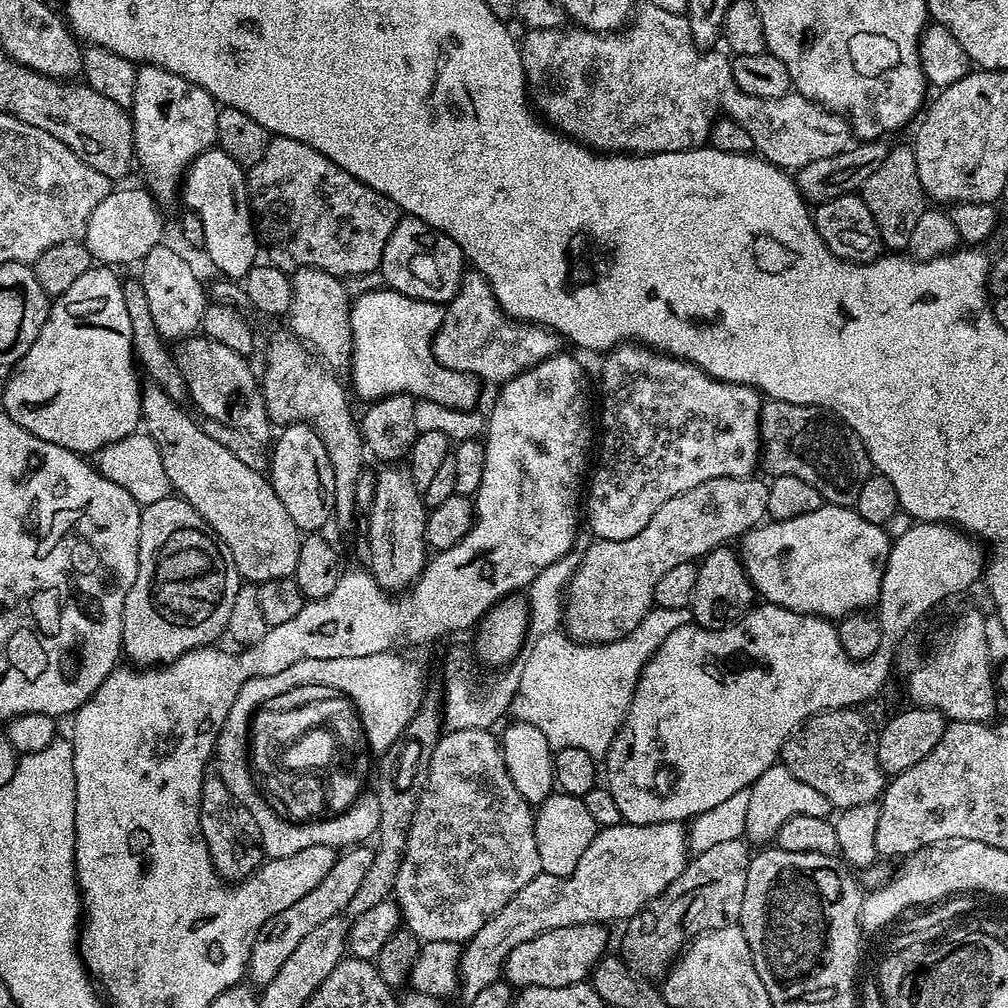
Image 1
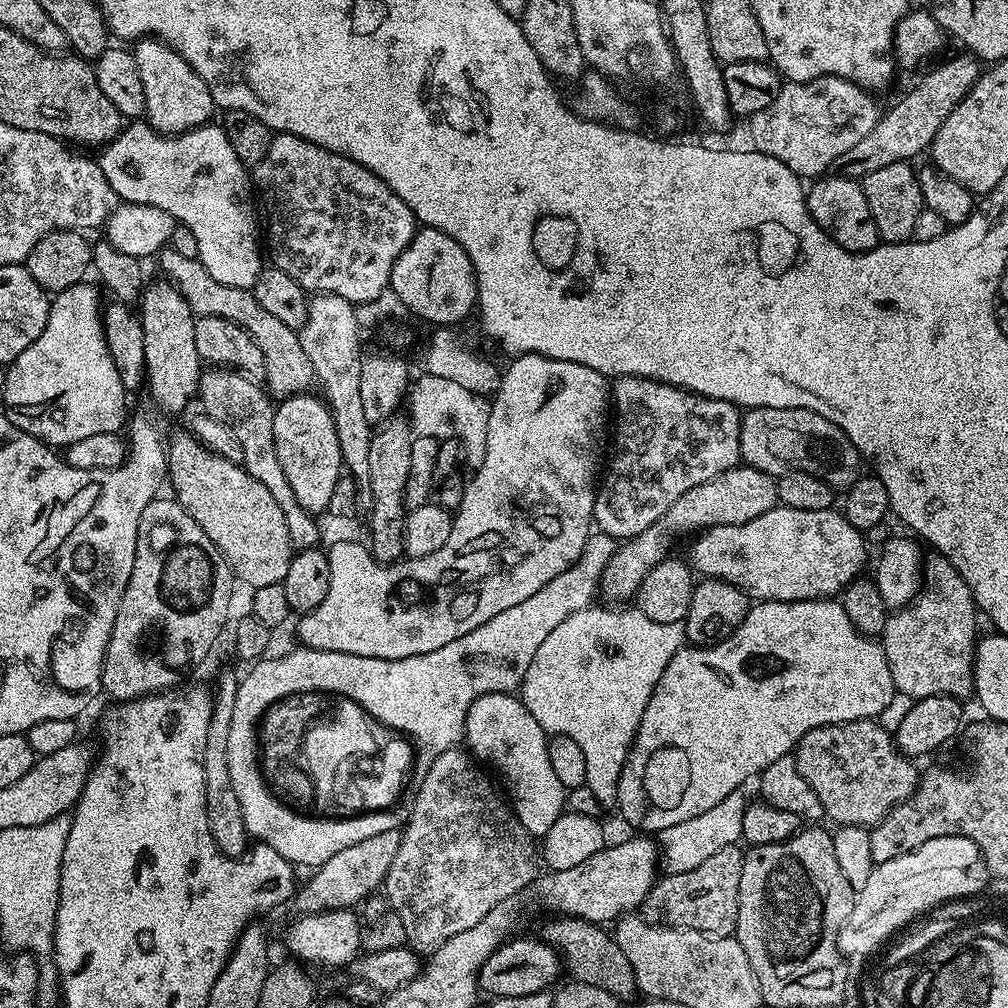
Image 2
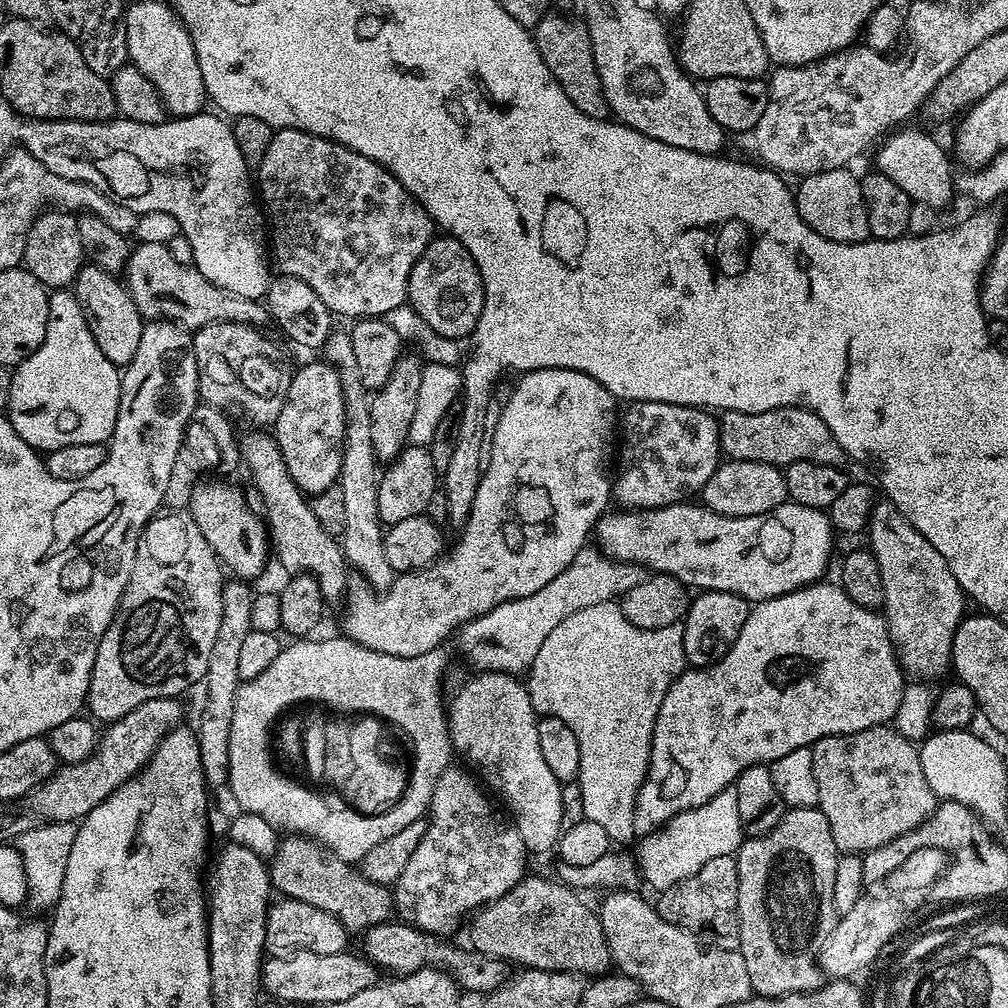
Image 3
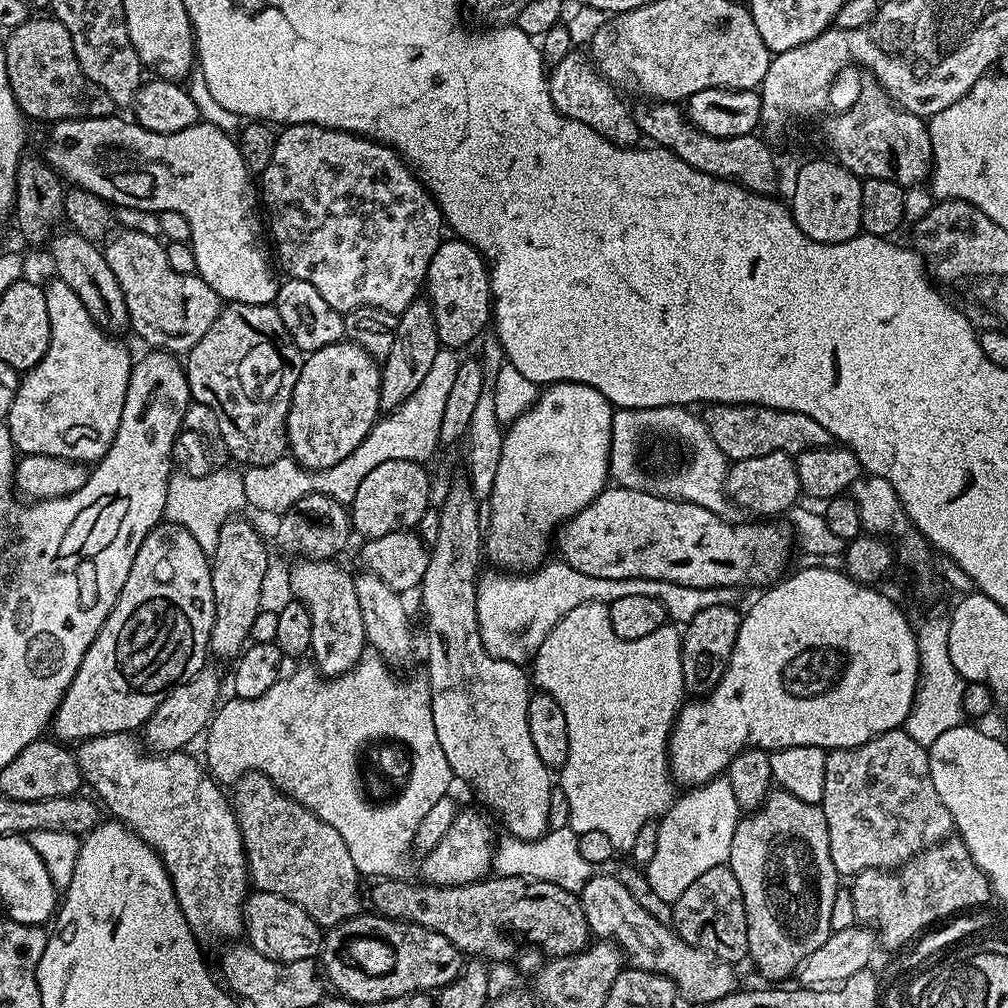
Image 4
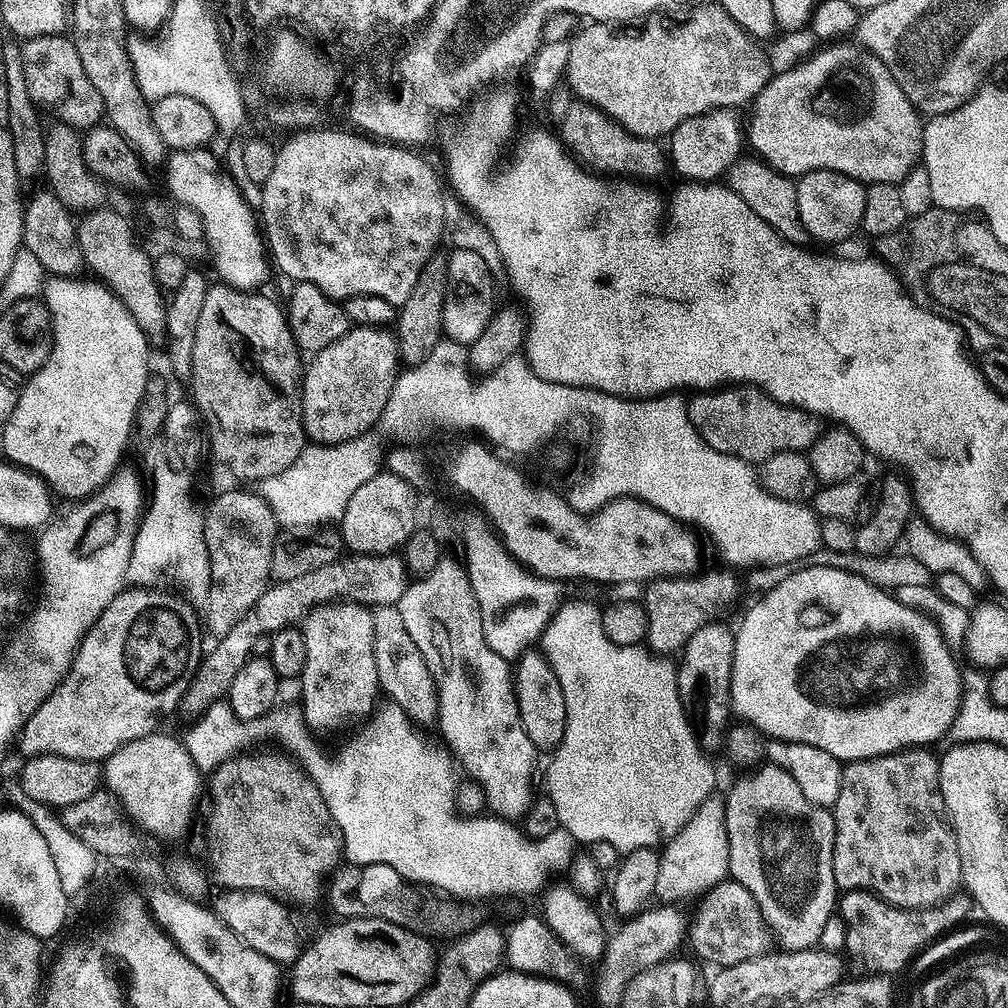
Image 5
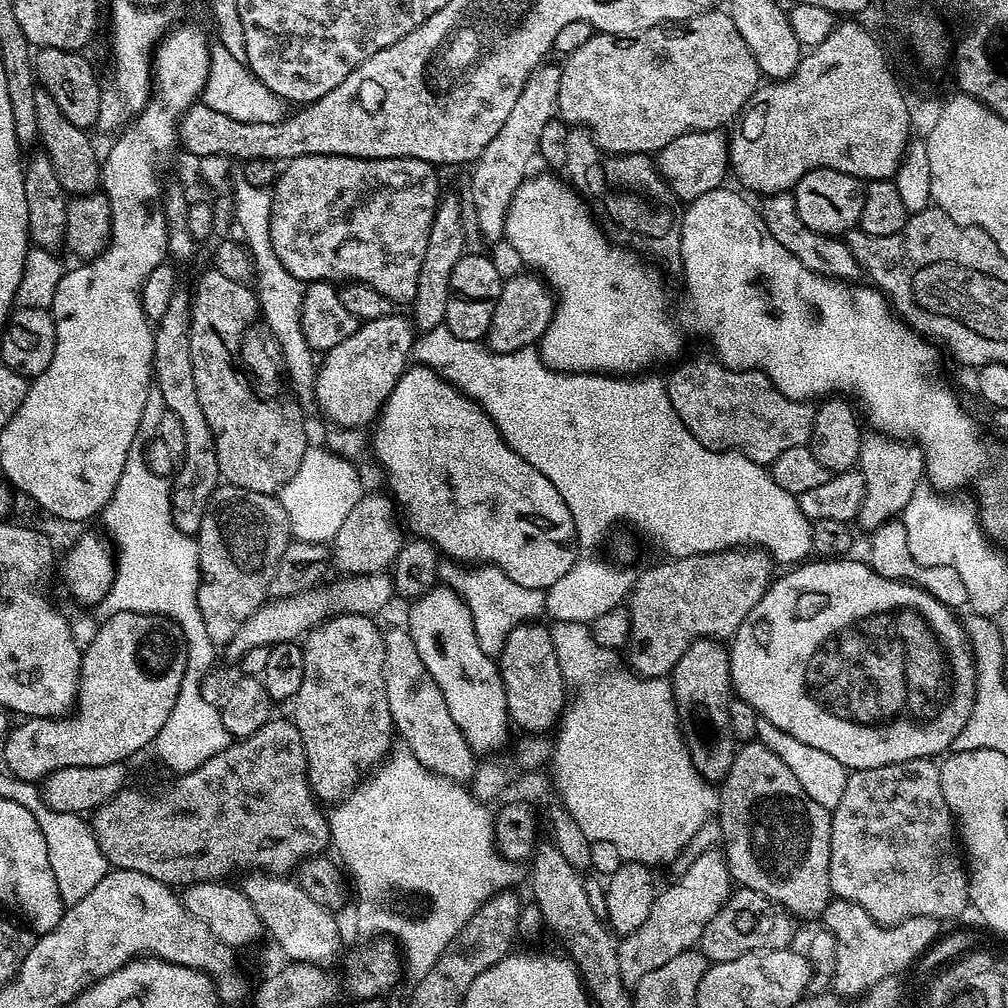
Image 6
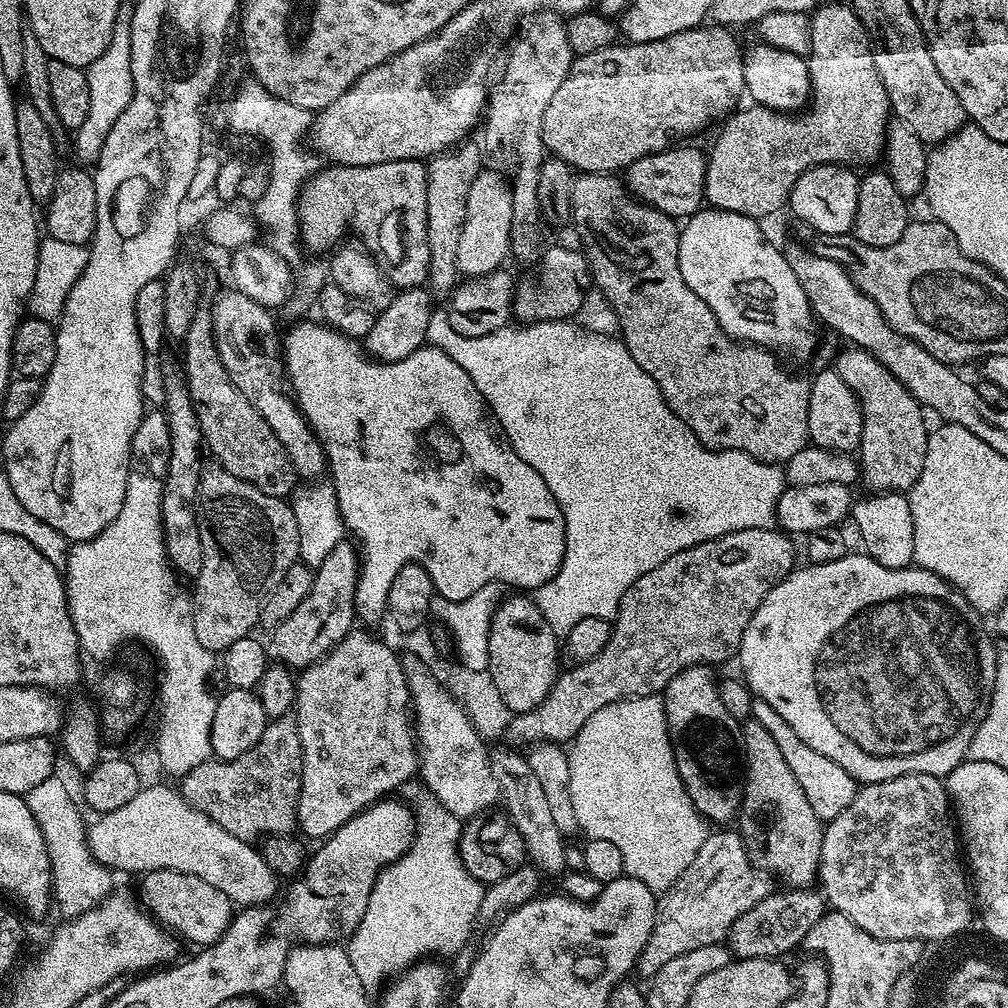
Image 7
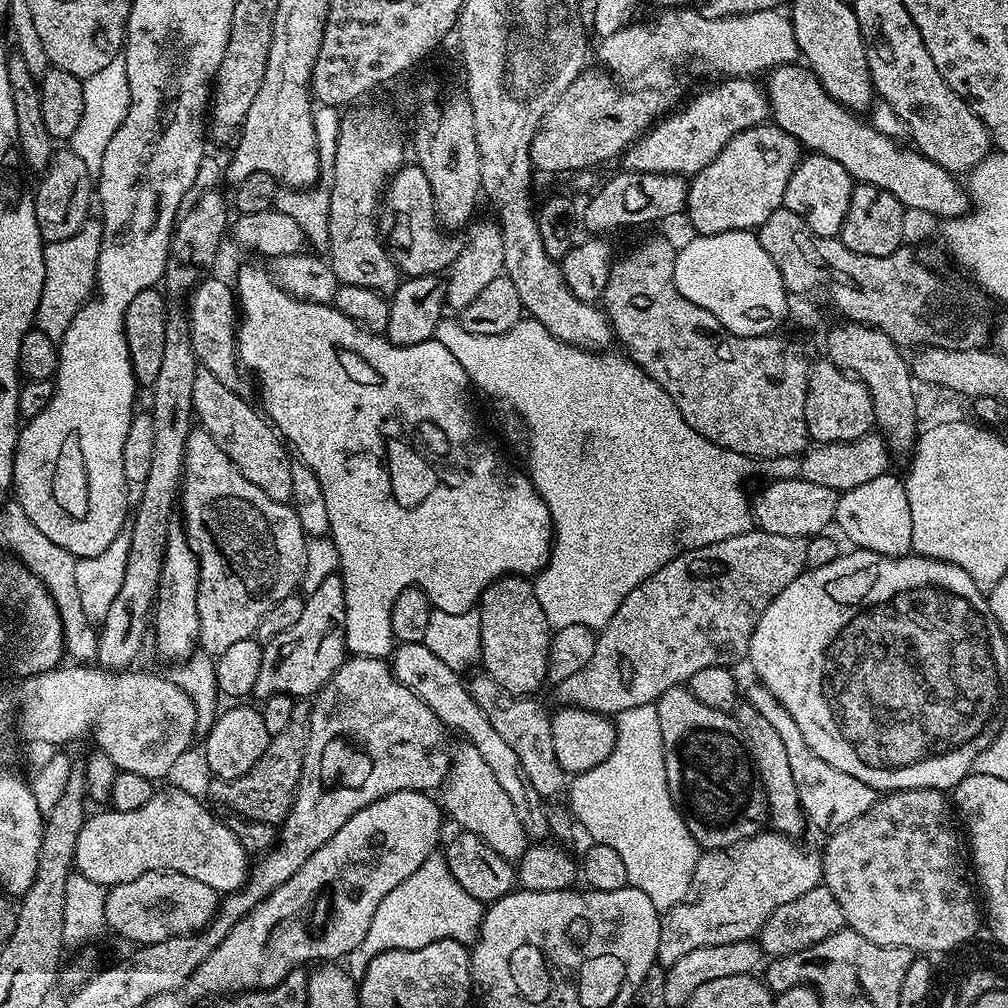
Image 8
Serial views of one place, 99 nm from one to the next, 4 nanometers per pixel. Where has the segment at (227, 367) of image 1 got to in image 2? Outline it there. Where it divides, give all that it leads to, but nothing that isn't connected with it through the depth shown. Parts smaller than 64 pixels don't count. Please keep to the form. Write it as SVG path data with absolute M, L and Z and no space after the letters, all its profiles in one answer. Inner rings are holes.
M209 367L200 373L198 404L200 400L201 406L204 407L201 408L203 415L214 418L214 422L222 422L222 426L226 426L226 430L230 430L230 434L238 438L238 446L242 446L240 464L270 490L271 497L282 508L293 549L317 547L321 543L320 528L316 525L317 517L307 512L302 506L298 506L298 498L294 498L294 490L290 490L290 482L286 474L282 474L282 462L278 462L278 450L274 446L276 410L273 401L269 393L252 380L255 379L251 375L235 368Z

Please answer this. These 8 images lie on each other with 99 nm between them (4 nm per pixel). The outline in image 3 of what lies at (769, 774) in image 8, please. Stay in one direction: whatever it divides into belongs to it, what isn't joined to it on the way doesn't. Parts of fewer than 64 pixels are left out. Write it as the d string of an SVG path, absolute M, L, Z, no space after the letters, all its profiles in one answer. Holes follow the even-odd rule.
M819 806L815 808L788 808L774 830L770 830L765 836L747 837L734 854L734 859L738 870L738 922L740 923L740 946L738 950L746 962L746 970L750 974L753 993L758 996L789 996L799 992L812 992L815 988L819 988L822 983L822 973L818 967L820 951L826 938L830 938L830 930L834 930L838 919L834 906L834 874L836 873L838 853L834 834L830 834L830 822L826 822L826 814L822 814Z

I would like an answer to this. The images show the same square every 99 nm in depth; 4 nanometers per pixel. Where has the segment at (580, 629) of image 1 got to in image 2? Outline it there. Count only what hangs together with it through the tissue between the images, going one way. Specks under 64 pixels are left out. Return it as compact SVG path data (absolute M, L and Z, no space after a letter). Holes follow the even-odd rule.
M747 466L730 468L724 473L710 478L709 481L702 482L701 485L686 490L686 494L682 494L682 498L678 498L678 502L674 502L674 506L670 506L666 510L666 514L662 514L662 518L658 518L656 524L652 524L646 530L642 530L642 534L638 534L635 539L625 539L617 547L616 552L612 555L612 561L608 563L608 568L600 579L599 595L601 597L605 596L608 599L605 601L608 602L631 601L642 586L642 578L646 578L646 574L650 574L652 567L658 562L662 562L671 553L668 551L672 548L672 539L675 536L684 536L687 532L699 534L704 529L713 528L719 524L750 522L750 518L758 518L758 514L766 514L766 510L777 507L777 504L775 479L767 476L762 470L754 470Z

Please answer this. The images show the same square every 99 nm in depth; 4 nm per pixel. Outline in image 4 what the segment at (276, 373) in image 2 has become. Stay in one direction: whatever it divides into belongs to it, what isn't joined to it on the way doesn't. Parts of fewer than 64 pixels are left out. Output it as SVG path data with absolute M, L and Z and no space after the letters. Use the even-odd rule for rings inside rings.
M120 230L103 245L102 251L106 262L110 264L110 270L114 272L114 278L118 280L118 286L122 288L122 298L126 298L131 331L136 331L146 343L152 344L148 346L173 354L187 354L200 341L202 334L210 330L222 307L220 295L200 275L182 274L174 270L170 262L166 262L164 244L157 237Z

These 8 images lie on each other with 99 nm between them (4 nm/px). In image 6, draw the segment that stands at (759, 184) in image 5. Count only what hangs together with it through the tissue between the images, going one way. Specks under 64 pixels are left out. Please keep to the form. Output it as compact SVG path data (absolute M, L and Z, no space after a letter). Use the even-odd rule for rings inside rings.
M791 191L777 192L774 196L763 197L758 211L761 218L766 222L766 230L774 234L777 242L782 242L802 266L814 270L819 276L828 276L831 280L842 280L845 282L856 282L861 279L862 269L860 263L854 258L851 247L843 239L834 236L824 236L820 232L810 230L806 222L798 214L795 195ZM844 243L844 244L843 244Z

